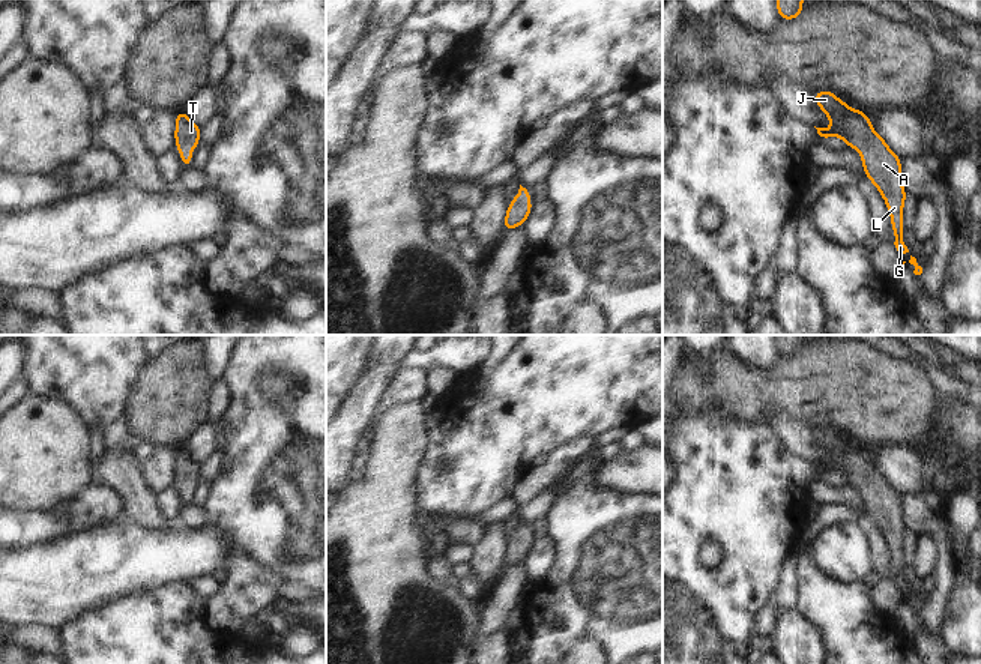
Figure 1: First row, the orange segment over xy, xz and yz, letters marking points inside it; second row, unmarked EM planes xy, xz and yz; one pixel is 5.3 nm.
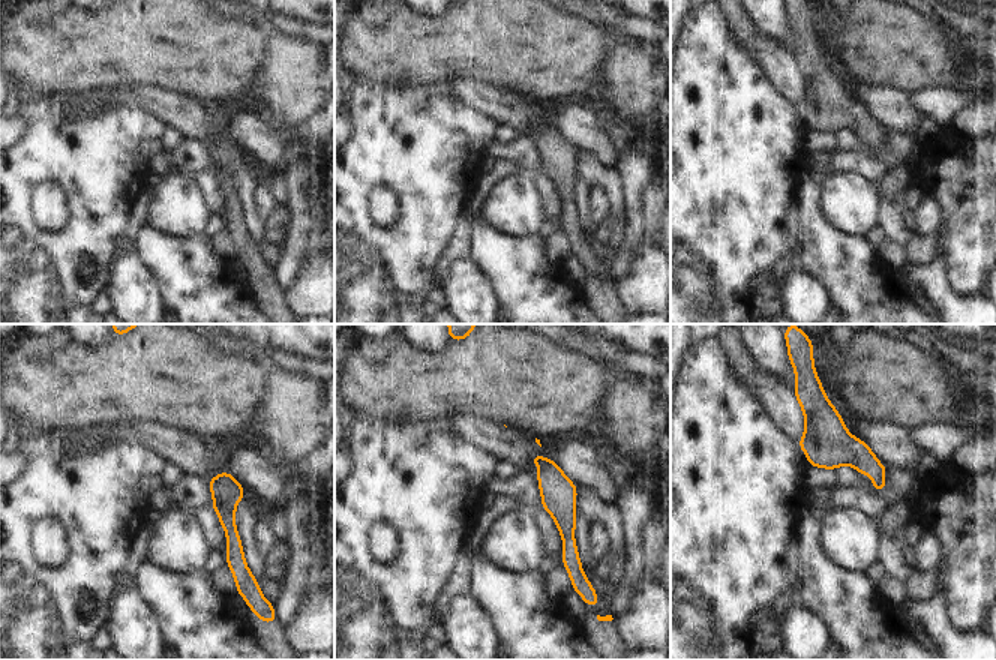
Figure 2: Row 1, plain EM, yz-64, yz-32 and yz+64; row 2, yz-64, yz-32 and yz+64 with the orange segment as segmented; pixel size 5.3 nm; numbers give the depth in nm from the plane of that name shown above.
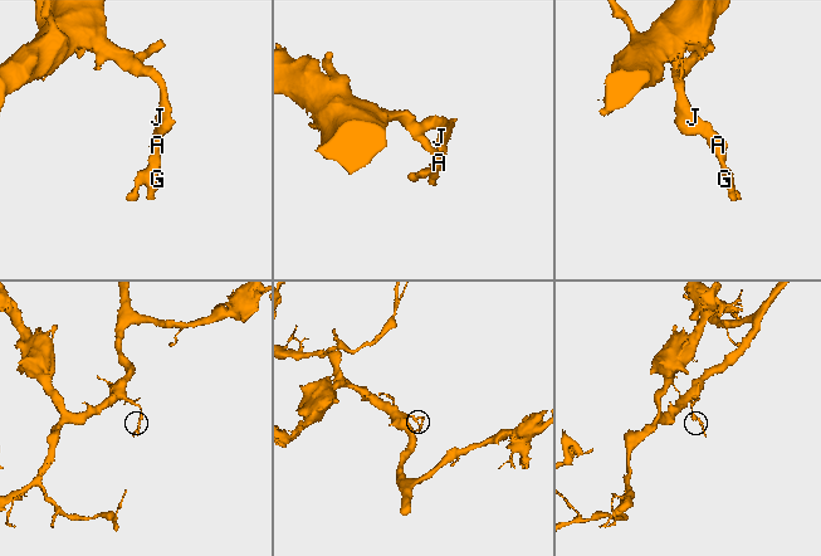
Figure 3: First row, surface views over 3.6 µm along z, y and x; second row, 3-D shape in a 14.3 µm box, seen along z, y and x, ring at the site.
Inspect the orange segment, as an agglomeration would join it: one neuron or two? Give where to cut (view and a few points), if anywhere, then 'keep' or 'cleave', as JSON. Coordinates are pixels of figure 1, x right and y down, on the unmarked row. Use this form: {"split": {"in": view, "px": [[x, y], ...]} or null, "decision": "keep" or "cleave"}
{"split": null, "decision": "keep"}

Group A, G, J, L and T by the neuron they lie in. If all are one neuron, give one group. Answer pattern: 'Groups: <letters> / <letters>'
Groups: A G J L T

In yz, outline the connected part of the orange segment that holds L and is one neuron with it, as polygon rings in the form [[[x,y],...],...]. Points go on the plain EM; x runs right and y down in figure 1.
[[[832,428],[813,430],[816,440],[823,446],[834,464],[816,464],[820,473],[840,473],[847,484],[861,488],[864,509],[883,533],[891,551],[895,584],[903,592],[909,589],[903,578],[903,541],[906,526],[901,518],[901,496],[888,484],[885,476],[874,469],[873,461],[862,446],[852,446]]]

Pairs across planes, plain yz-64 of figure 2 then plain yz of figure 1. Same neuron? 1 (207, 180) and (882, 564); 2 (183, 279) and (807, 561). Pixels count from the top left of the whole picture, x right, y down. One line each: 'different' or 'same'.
1: same
2: same

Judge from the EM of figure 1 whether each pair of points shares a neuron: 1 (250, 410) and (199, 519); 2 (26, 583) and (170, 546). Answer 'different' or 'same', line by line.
1: different
2: same

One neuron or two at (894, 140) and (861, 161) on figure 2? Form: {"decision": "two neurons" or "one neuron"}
{"decision": "one neuron"}

